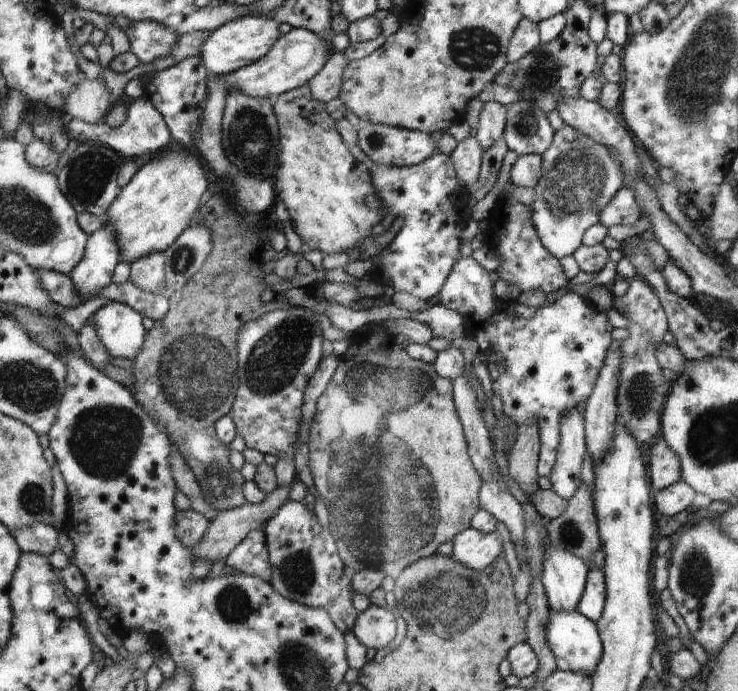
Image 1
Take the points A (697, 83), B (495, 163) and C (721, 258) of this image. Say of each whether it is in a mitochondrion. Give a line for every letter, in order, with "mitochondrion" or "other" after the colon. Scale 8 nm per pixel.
A: mitochondrion
B: other
C: other

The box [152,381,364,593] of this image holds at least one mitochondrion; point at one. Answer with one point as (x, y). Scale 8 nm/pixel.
(218, 481)

